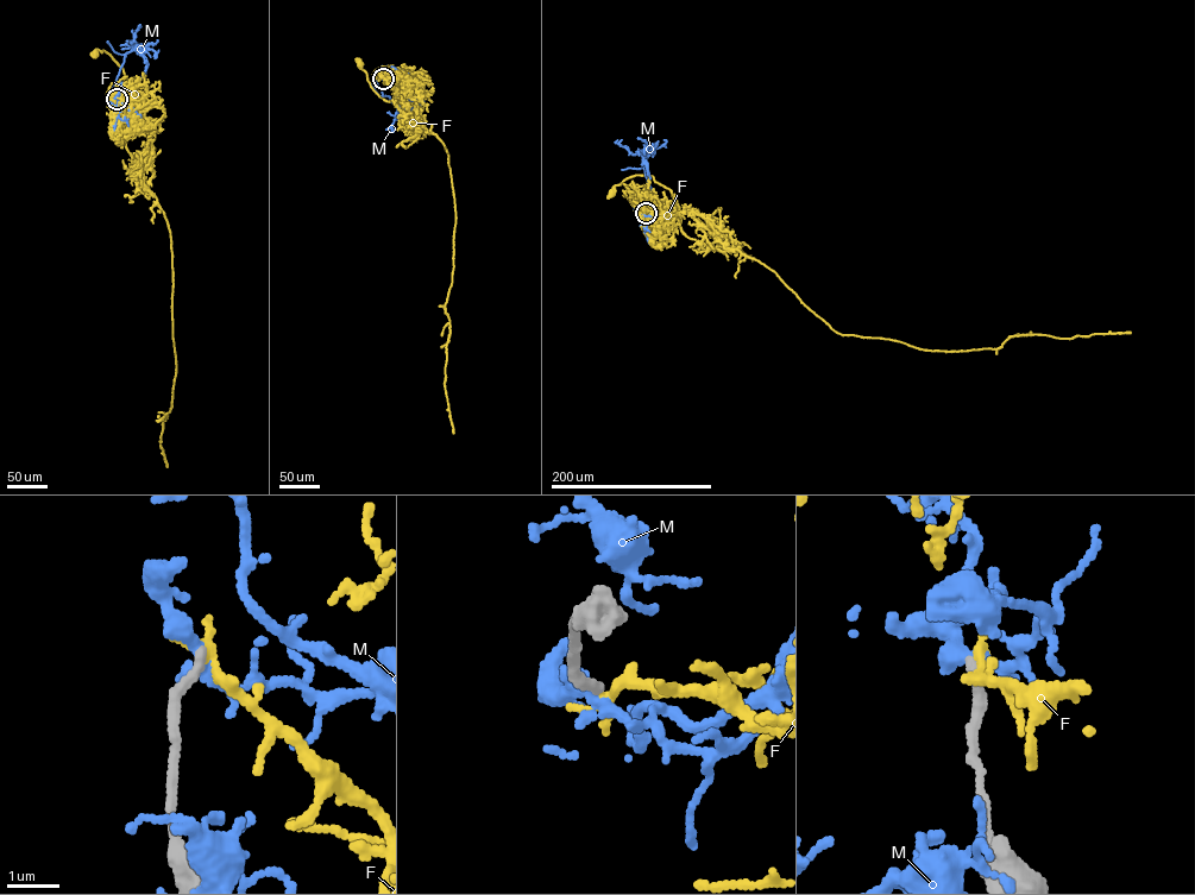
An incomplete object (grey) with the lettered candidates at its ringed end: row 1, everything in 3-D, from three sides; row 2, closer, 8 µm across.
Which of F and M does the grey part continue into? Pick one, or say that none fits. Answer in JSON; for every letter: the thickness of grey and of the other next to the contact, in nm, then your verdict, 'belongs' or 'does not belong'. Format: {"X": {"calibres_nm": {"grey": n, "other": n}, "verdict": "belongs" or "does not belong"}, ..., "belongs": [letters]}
{"F": {"calibres_nm": {"grey": 200, "other": 220}, "verdict": "does not belong"}, "M": {"calibres_nm": {"grey": 200, "other": 320}, "verdict": "does not belong"}, "belongs": []}

